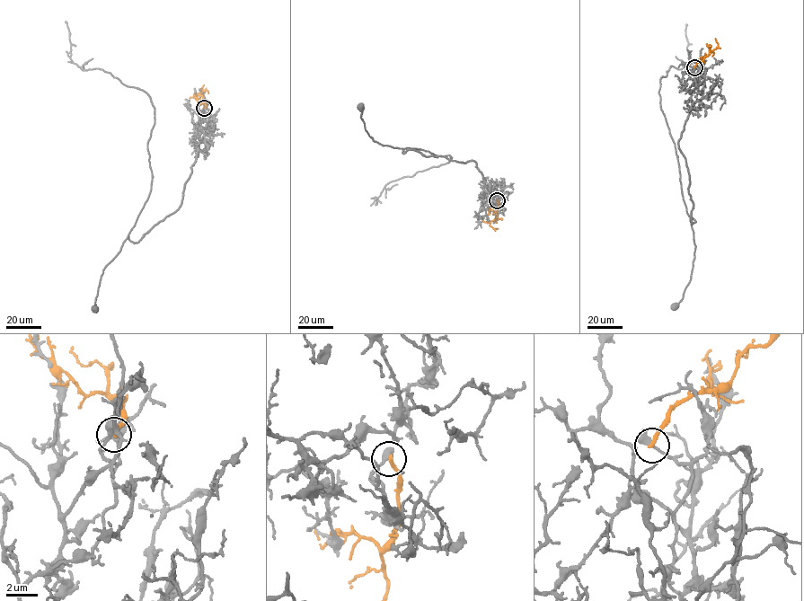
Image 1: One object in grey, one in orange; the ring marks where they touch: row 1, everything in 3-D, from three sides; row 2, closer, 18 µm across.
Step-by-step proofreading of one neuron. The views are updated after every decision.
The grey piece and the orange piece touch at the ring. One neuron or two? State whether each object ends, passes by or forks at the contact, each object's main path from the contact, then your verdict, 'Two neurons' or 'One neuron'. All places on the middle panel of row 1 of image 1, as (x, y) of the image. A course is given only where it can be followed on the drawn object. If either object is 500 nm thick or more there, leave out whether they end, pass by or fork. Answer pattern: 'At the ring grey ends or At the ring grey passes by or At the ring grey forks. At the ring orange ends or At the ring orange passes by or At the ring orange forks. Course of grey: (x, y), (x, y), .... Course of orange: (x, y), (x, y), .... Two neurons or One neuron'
At the ring grey forks. At the ring orange ends. Course of grey: (497, 199), (482, 196), (487, 190), (474, 161), (403, 153), (374, 141), (360, 107). Course of orange: (497, 199), (497, 216), (490, 225), (498, 228). Two neurons

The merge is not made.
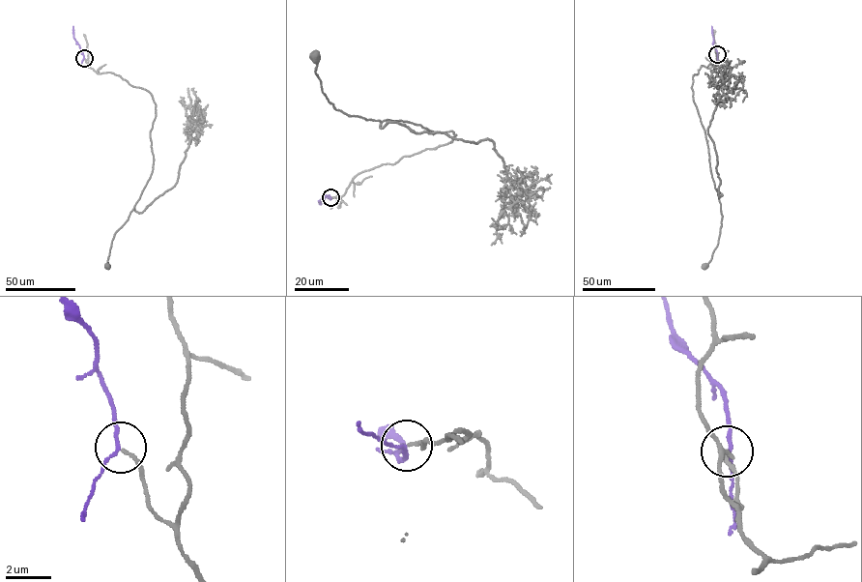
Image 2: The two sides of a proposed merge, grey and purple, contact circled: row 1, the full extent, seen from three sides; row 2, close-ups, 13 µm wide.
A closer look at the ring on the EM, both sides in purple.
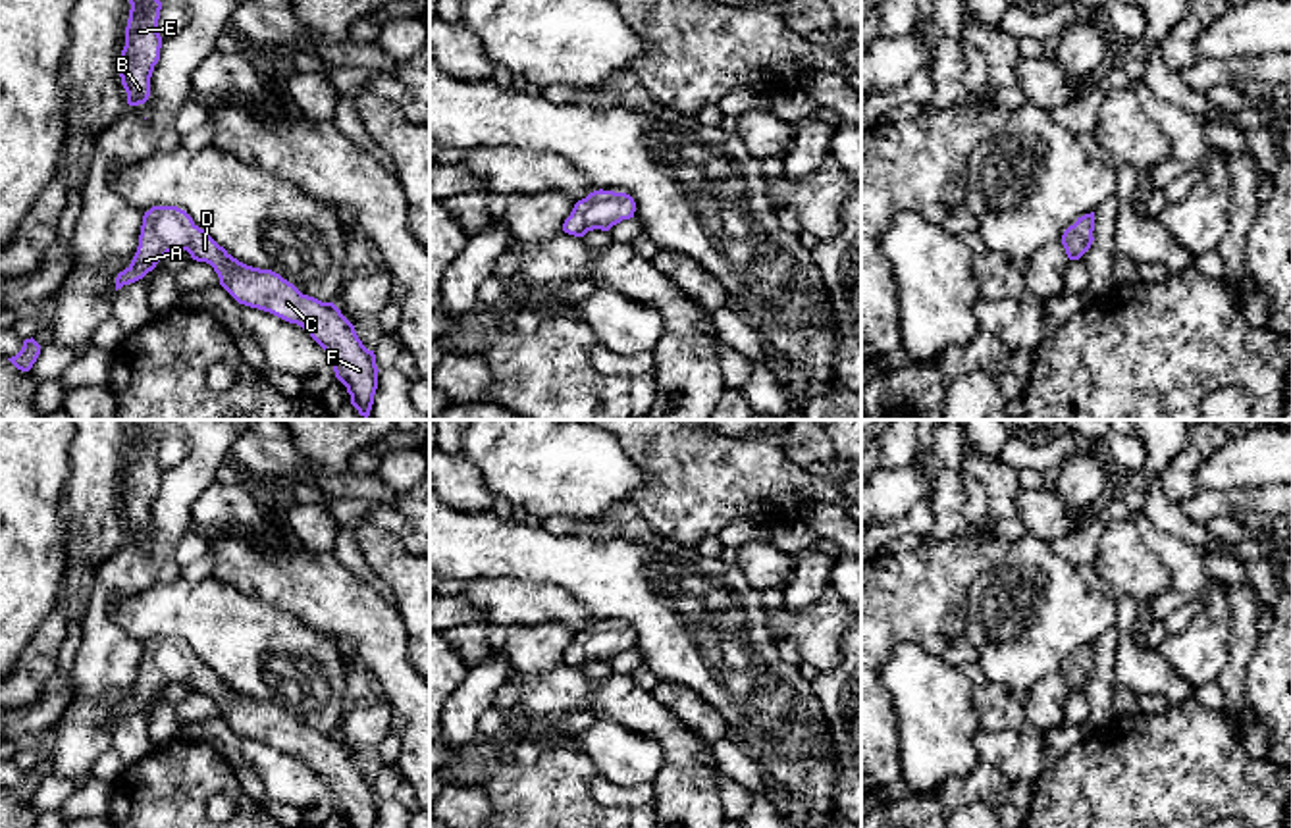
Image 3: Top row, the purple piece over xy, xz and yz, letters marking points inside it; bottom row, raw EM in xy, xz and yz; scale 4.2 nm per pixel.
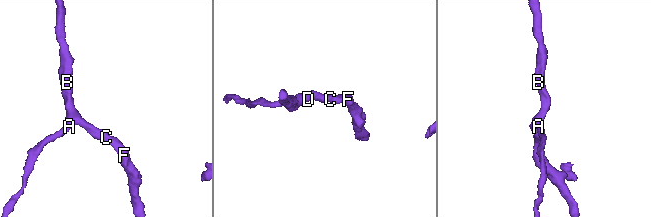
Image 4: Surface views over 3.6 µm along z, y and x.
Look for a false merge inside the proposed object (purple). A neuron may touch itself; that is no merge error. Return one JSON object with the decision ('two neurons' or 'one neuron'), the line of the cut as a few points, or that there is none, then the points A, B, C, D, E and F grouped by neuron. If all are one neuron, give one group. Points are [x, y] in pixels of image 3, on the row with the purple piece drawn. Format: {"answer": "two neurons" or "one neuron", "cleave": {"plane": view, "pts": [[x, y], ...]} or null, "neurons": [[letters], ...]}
{"answer": "one neuron", "cleave": null, "neurons": [["A", "B", "C", "D", "E", "F"]]}

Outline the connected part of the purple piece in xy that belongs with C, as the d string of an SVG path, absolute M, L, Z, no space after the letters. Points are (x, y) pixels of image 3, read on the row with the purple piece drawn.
M152 206L143 216L139 246L131 264L118 273L116 291L143 279L168 252L187 250L206 262L220 285L239 302L297 323L328 352L335 377L347 387L351 404L368 420L378 389L374 350L358 339L355 325L333 302L303 295L272 270L247 266L220 246L177 206Z

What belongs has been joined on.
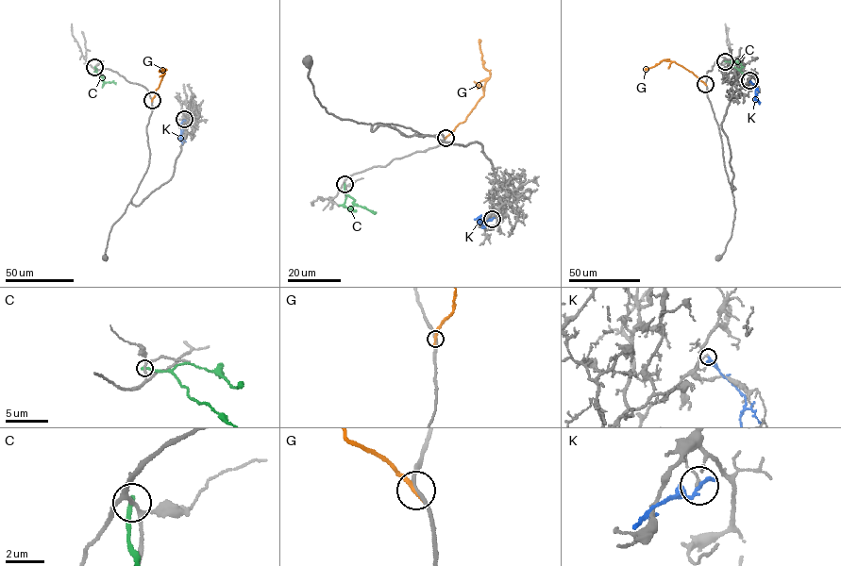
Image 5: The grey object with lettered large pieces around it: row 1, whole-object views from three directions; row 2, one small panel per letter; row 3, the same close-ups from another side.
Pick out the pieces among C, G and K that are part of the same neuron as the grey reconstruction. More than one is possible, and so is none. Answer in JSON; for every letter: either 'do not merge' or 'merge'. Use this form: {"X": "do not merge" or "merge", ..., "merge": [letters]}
{"C": "do not merge", "G": "do not merge", "K": "do not merge", "merge": []}

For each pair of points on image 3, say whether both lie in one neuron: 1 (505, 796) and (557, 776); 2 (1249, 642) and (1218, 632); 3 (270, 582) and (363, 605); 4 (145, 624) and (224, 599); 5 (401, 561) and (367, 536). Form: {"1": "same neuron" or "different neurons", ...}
{"1": "same neuron", "2": "different neurons", "3": "same neuron", "4": "same neuron", "5": "same neuron"}

